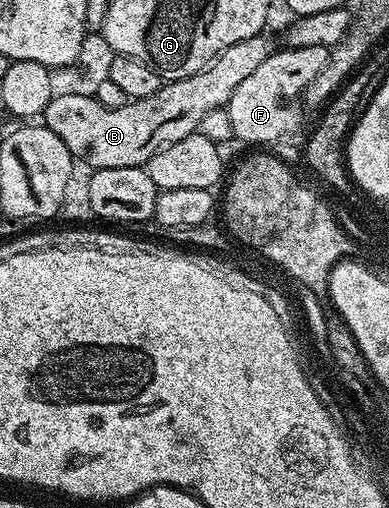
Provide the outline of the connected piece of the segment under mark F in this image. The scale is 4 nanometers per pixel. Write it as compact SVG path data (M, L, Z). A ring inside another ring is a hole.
M303 46L302 48L286 48L275 50L263 66L259 66L252 72L247 79L235 89L235 94L231 94L228 102L229 117L233 127L234 137L245 144L261 144L257 146L269 146L272 140L277 140L280 136L285 136L293 127L296 126L297 120L293 117L293 108L289 103L293 99L300 97L307 86L311 86L311 81L315 79L315 74L327 66L331 52L330 49L323 46Z

